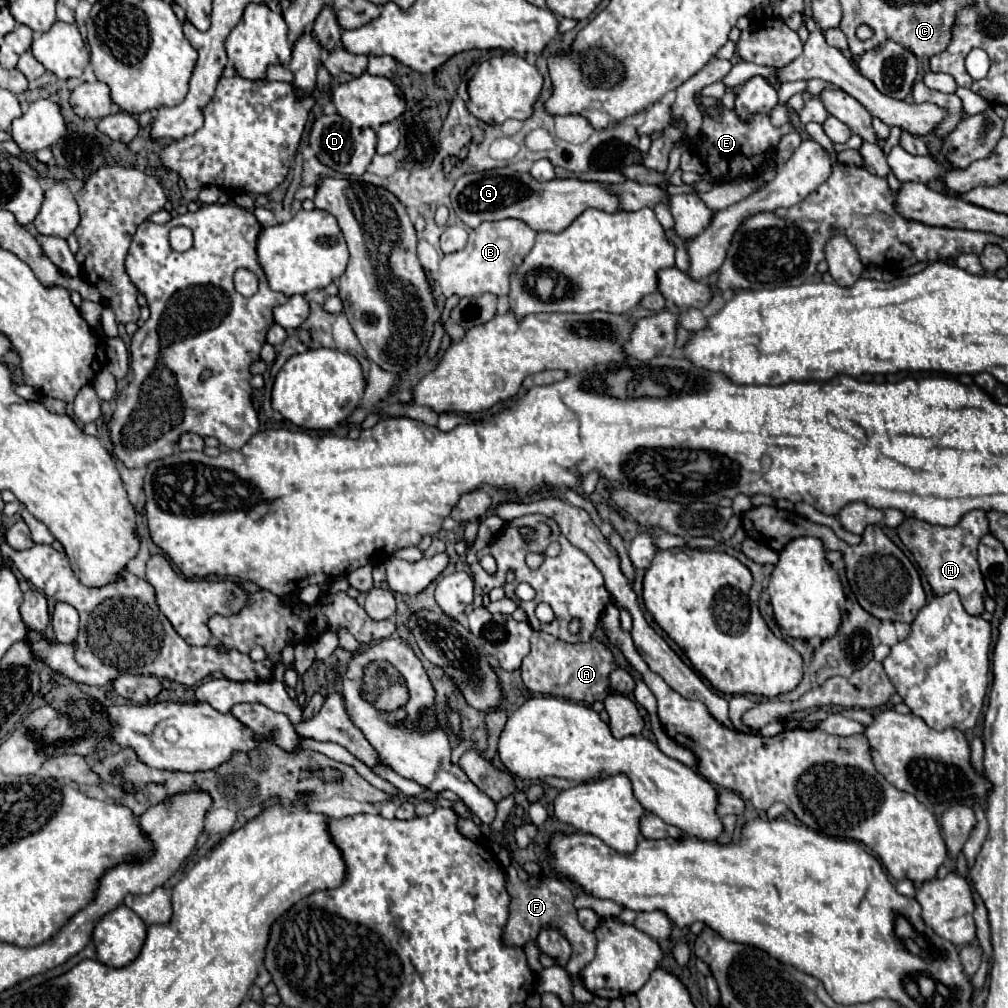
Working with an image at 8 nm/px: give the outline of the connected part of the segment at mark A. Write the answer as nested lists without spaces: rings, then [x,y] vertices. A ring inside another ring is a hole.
[[[534,631],[530,637],[530,653],[522,661],[522,679],[524,685],[532,693],[546,693],[562,699],[570,699],[576,703],[588,703],[604,701],[610,693],[610,681],[608,675],[618,669],[612,651],[600,641],[590,639],[586,643],[566,643],[560,641],[544,631]]]

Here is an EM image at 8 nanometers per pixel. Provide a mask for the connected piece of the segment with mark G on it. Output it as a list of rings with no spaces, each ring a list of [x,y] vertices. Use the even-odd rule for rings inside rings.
[[[498,167],[482,173],[468,173],[460,177],[450,193],[452,209],[456,217],[470,229],[484,221],[500,219],[520,219],[534,231],[564,231],[580,213],[586,209],[602,209],[608,213],[618,211],[618,197],[608,193],[606,185],[586,183],[580,179],[552,179],[548,183],[534,181],[528,173],[518,173],[512,167]]]

